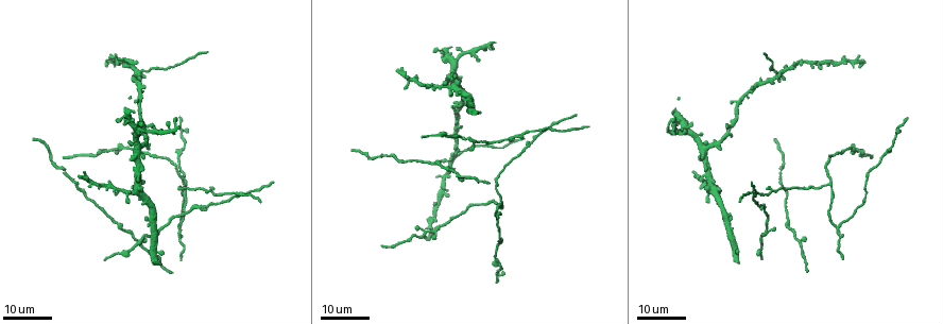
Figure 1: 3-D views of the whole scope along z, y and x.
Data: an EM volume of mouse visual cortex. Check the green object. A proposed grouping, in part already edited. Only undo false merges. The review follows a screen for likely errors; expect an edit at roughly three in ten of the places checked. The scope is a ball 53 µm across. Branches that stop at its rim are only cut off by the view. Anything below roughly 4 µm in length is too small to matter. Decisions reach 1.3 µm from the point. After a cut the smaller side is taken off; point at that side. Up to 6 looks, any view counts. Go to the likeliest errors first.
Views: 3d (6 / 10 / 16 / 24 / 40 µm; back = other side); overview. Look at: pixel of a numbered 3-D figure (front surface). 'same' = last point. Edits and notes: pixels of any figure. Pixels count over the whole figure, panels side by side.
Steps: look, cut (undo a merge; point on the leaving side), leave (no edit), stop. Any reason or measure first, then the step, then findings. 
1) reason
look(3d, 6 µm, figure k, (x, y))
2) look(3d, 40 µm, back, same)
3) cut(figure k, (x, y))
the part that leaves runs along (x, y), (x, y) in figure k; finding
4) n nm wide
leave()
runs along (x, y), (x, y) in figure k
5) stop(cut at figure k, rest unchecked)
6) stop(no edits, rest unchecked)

look(3d, 16 µm, figure 1, (457, 153))

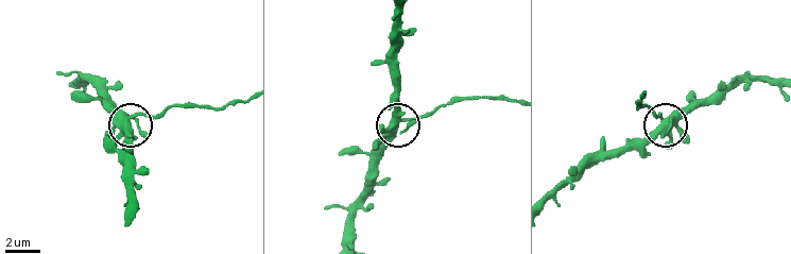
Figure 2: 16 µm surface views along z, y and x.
look(3d, 10 µm, figure 2, (665, 117))

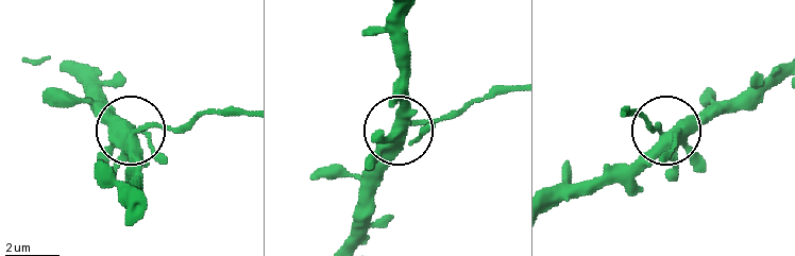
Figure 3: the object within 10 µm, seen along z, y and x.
4 arms
cut(figure 3, (176, 133))
the part that leaves runs along (136, 128), (182, 128), (209, 114), (243, 114) in figure 3; a second neuron is stuck on

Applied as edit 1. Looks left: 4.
look(3d, 16 µm, figure 1, (837, 229))

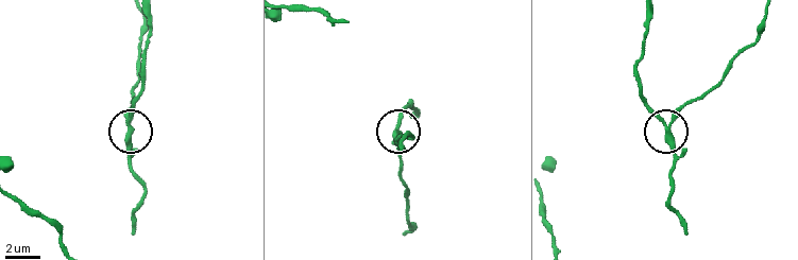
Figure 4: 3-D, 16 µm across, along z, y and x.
closer look
look(3d, 10 µm, figure 4, (669, 129))

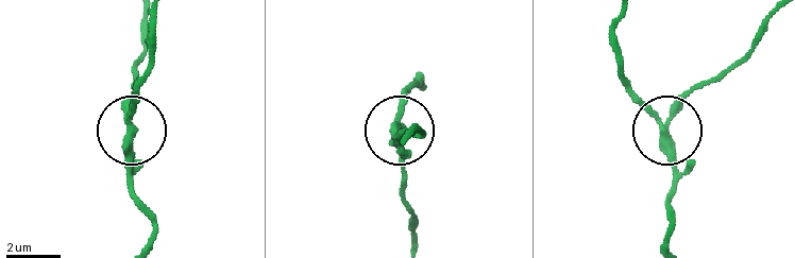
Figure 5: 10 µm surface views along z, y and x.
270 nm wide
leave()
runs along (622, 18), (610, 45), (622, 80), (663, 127), (673, 193) in figure 5; one neuron here

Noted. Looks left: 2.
three arms meet
look(3d, 24 µm, figure 1, (831, 185))

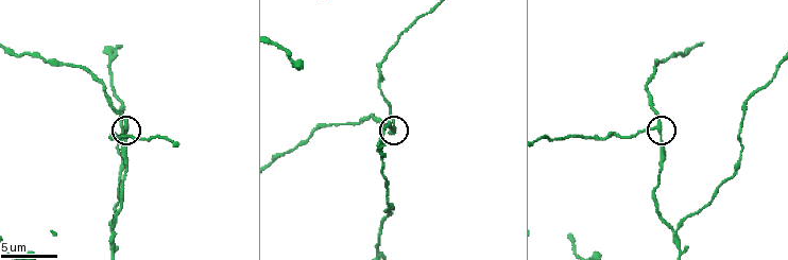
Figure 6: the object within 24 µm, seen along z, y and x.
look(3d, 10 µm, figure 6, (658, 127))

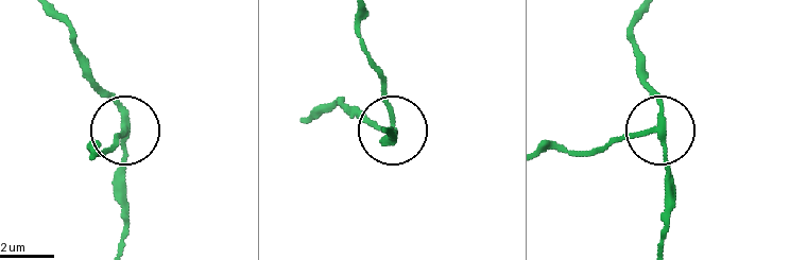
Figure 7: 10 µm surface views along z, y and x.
190 nm wide
cut(figure 7, (385, 93))
the part that leaves runs along (659, 118), (646, 132), (591, 150), (544, 150) in figure 7; two neurons meet here

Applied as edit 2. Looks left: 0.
stop(cut at figure 3, cut at figure 7, rest unchecked)

